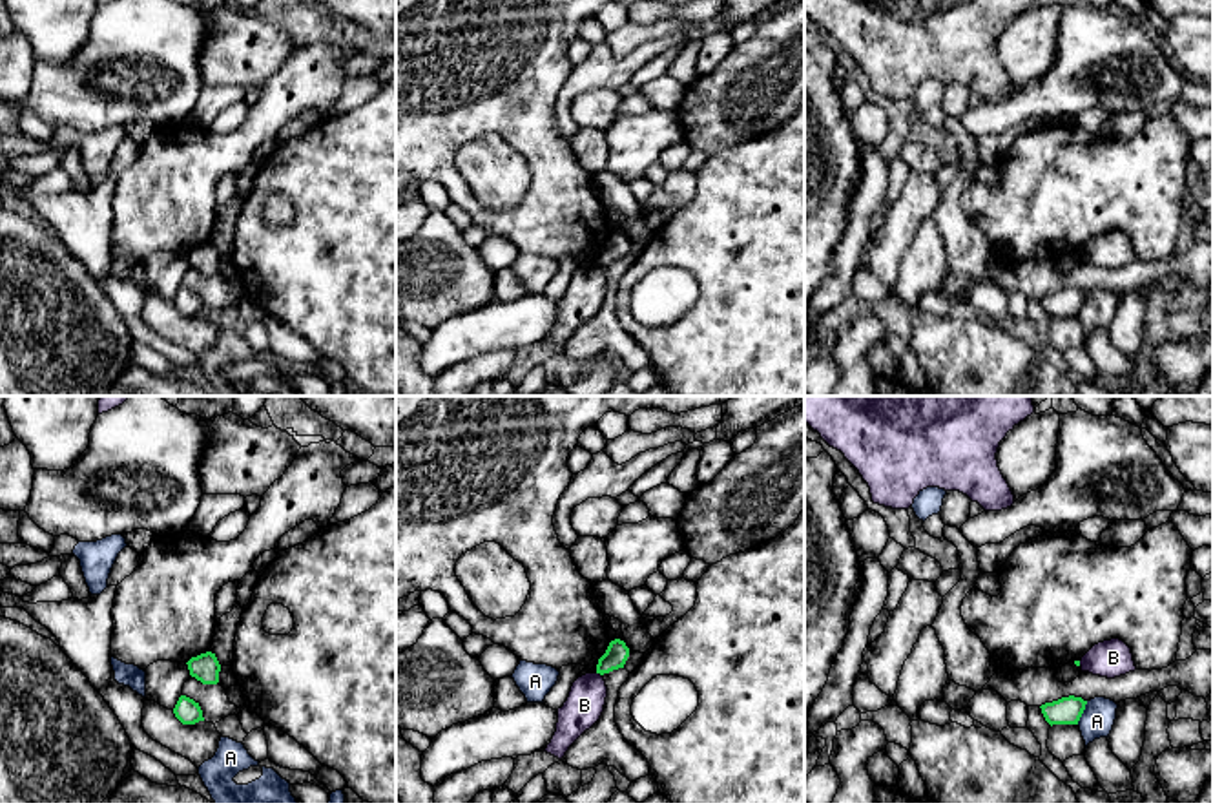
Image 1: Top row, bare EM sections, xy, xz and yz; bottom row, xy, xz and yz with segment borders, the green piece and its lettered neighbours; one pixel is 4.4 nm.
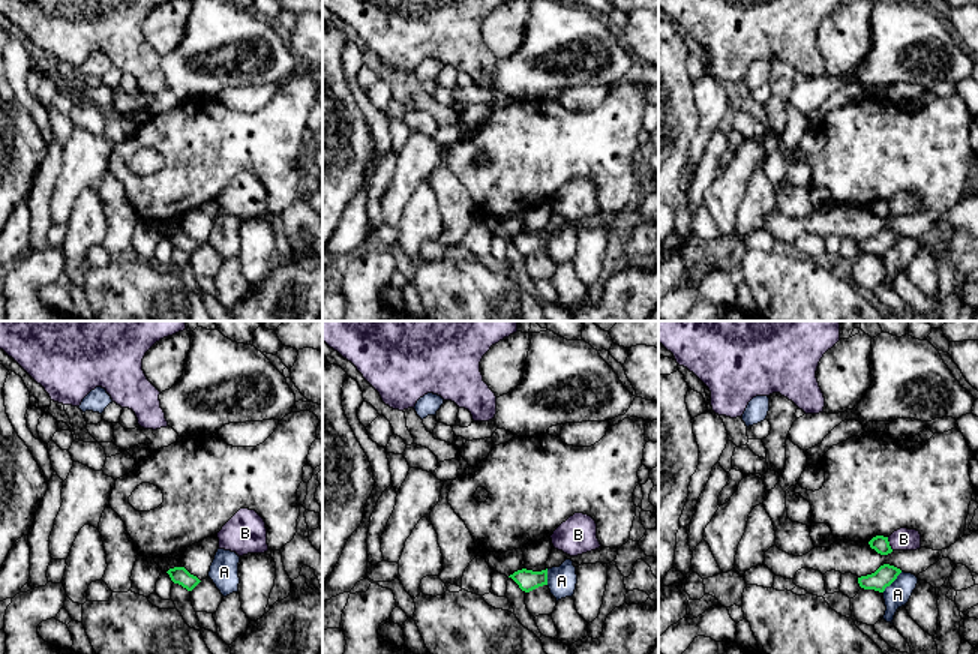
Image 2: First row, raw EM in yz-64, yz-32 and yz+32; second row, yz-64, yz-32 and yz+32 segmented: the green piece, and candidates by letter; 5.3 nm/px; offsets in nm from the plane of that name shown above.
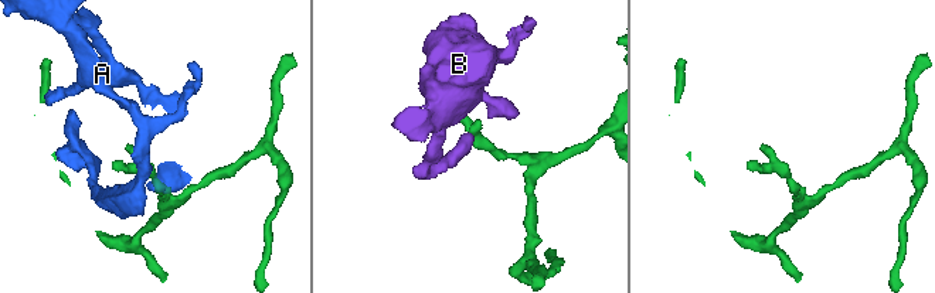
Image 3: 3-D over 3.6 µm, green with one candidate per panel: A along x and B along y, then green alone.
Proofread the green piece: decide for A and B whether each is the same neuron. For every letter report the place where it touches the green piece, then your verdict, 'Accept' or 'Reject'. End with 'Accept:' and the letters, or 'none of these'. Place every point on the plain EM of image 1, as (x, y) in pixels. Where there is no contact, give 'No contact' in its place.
A: Touches green at yz (1082, 303). Reject
B: Touches green at xz (599, 263). Reject
Accept: none of these

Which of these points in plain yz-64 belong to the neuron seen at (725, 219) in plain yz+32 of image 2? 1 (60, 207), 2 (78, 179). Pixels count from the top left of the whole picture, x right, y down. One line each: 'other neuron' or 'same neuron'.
1: same neuron
2: same neuron

